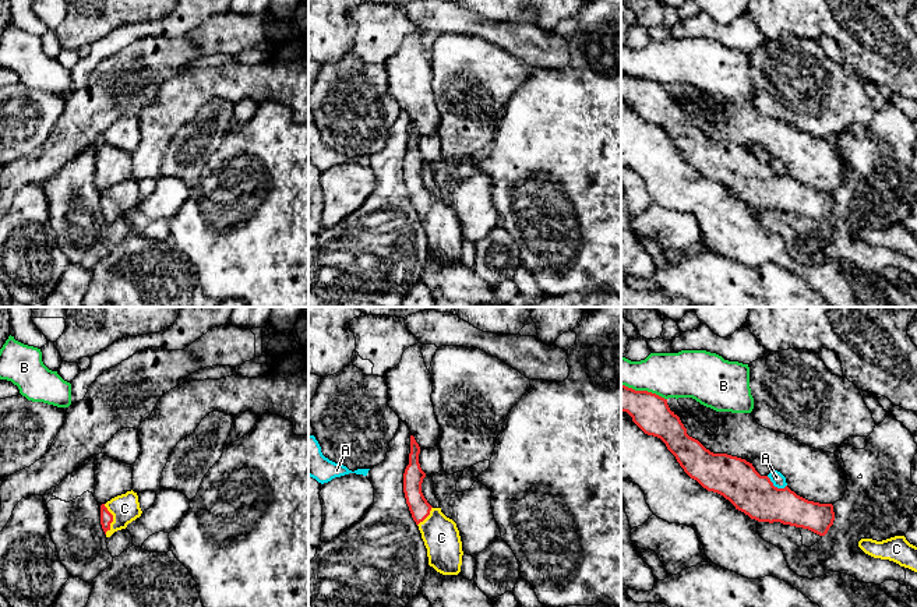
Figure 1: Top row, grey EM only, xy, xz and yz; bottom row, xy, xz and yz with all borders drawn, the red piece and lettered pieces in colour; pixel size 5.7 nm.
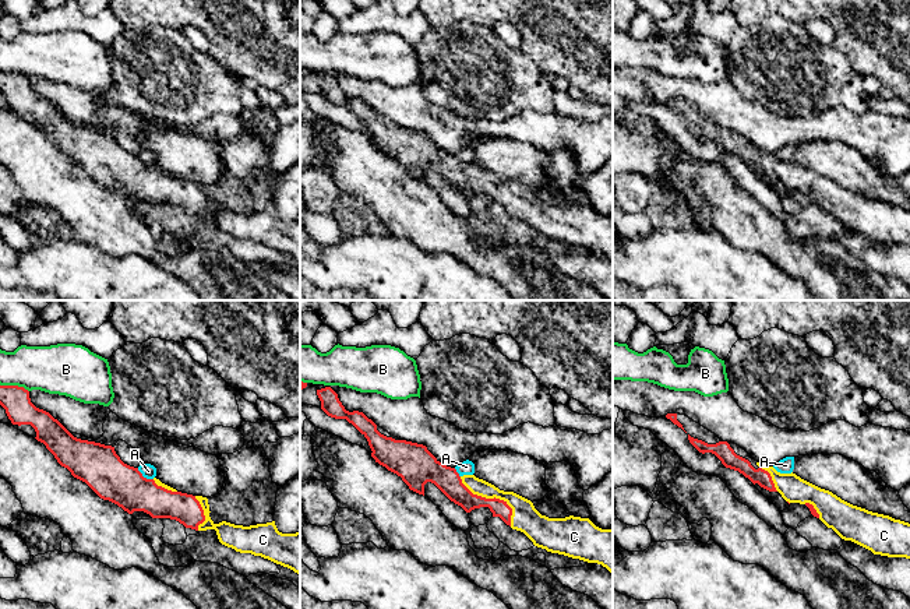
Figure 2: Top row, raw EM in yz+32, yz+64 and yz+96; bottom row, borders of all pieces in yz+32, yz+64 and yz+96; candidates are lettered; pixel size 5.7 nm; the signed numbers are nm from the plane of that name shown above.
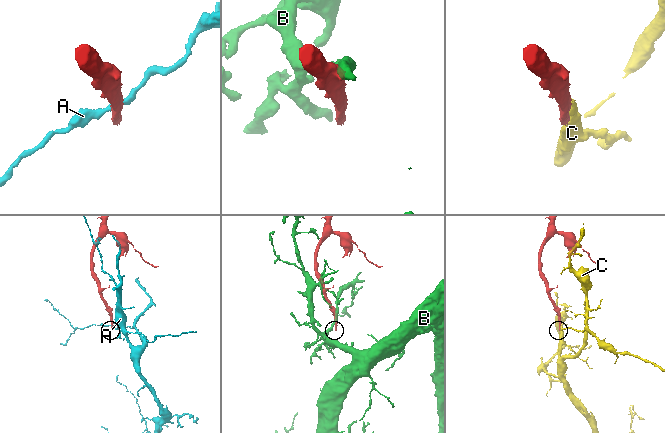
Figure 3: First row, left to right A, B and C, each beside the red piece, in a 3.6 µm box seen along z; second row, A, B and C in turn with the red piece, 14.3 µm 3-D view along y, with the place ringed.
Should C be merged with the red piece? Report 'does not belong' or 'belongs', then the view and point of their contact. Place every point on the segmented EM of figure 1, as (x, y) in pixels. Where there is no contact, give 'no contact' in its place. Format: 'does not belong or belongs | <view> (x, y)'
belongs | xy (112, 519)

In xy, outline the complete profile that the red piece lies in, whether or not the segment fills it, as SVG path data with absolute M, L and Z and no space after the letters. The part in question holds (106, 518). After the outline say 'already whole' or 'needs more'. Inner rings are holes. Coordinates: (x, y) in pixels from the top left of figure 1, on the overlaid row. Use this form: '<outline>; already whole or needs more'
M127 491L100 505L100 525L110 537L114 532L126 529L128 523L142 514L137 493Z; needs more

